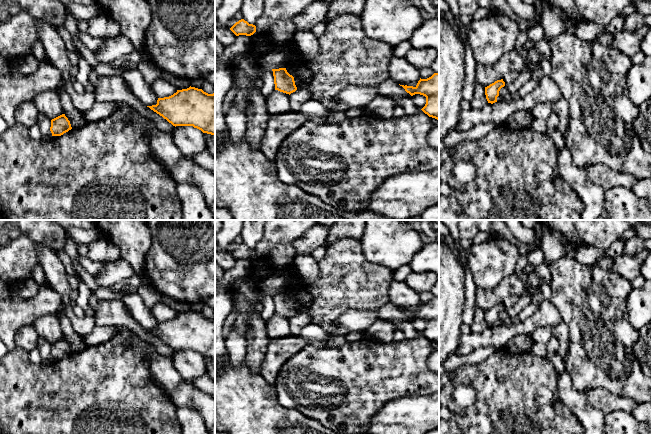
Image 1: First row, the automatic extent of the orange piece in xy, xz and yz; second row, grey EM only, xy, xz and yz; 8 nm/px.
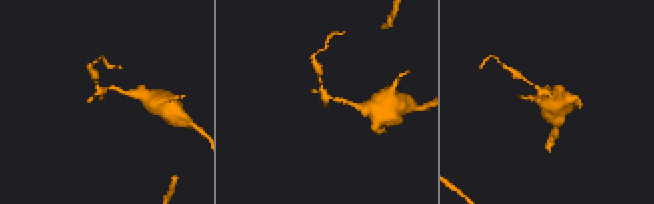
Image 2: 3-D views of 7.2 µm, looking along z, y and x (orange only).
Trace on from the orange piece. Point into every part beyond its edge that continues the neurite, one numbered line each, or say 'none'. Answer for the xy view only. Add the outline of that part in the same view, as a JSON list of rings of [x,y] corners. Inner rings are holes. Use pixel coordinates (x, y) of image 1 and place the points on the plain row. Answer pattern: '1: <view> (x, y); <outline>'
none

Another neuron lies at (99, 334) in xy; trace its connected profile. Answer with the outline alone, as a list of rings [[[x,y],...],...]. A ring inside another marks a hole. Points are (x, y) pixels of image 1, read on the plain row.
[[[95,326],[90,334],[84,337],[86,347],[99,345],[118,334],[119,328],[115,326]]]

